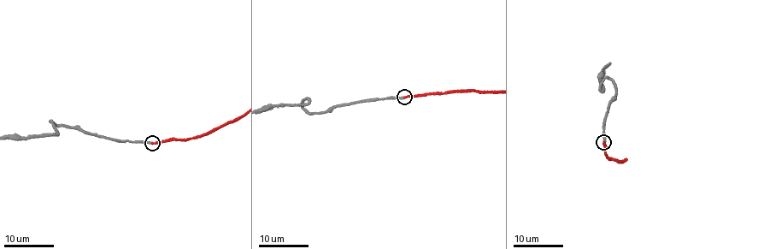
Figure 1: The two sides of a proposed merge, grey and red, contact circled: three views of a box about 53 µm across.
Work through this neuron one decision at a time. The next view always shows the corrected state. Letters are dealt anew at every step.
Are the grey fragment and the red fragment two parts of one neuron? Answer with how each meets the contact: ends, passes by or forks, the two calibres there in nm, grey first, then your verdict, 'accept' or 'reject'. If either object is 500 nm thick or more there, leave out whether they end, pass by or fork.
grey ends | red ends | 280/160 nm | accept

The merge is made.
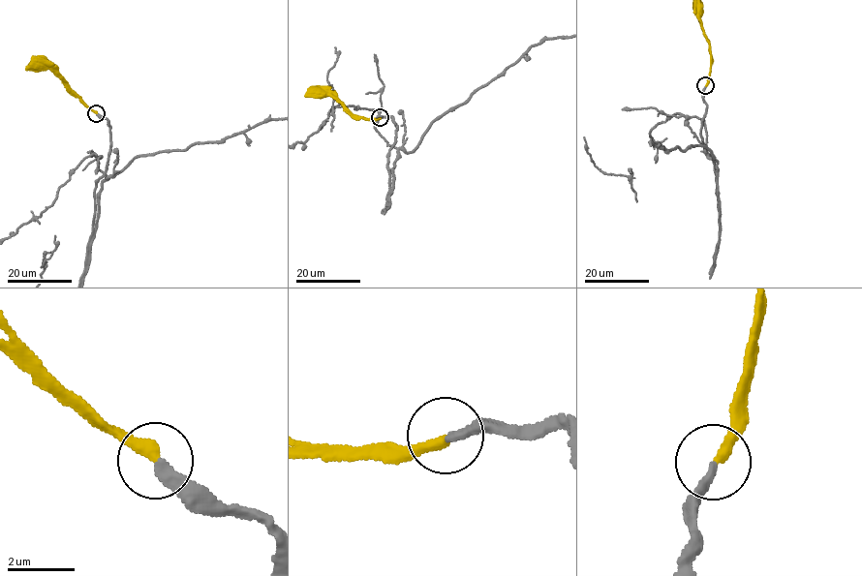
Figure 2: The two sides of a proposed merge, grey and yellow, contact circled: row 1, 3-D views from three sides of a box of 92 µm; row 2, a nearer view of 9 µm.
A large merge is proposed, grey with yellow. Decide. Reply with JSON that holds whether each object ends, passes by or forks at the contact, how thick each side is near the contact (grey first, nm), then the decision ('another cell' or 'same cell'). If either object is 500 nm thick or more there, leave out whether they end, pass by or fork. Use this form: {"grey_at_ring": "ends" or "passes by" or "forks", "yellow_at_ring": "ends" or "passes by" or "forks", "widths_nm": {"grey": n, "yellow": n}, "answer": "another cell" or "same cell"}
{"grey_at_ring": "ends", "yellow_at_ring": "ends", "widths_nm": {"grey": 320, "yellow": 360}, "answer": "same cell"}

